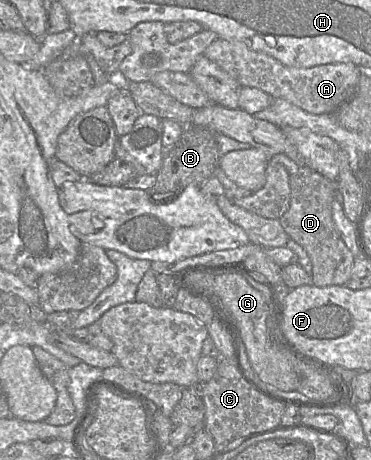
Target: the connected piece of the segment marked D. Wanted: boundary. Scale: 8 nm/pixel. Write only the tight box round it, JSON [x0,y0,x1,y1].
[279,165,354,287]

